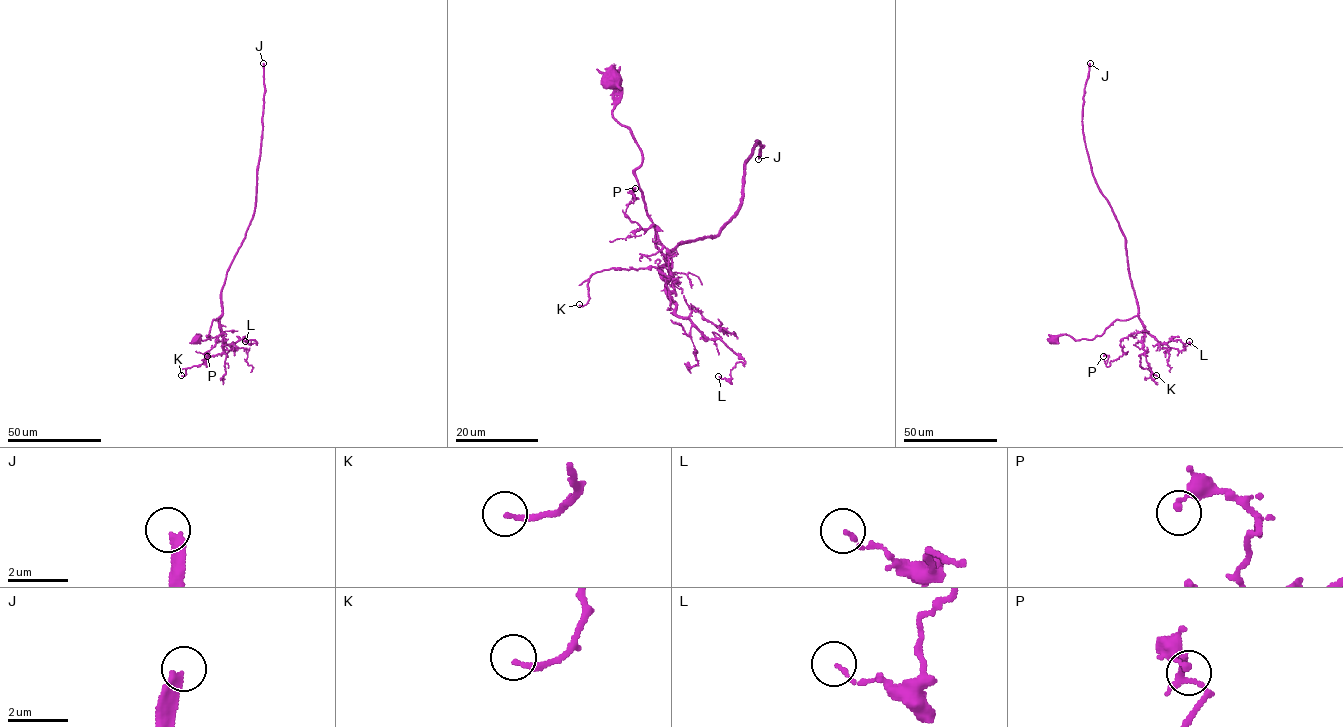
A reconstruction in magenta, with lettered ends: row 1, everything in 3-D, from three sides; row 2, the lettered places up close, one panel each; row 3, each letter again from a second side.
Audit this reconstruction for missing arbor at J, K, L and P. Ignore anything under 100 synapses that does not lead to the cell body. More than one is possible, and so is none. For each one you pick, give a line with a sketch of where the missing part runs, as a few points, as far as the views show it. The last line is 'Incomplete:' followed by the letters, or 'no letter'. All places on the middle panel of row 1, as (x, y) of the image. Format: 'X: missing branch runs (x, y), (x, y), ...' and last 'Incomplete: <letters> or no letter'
Incomplete: J

